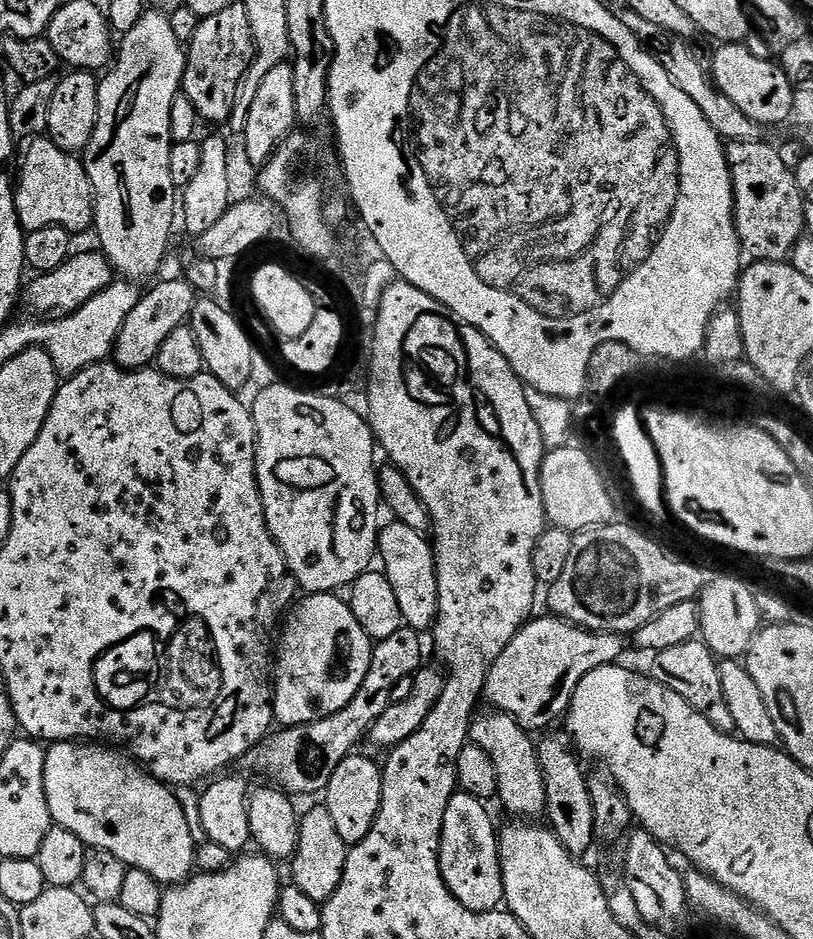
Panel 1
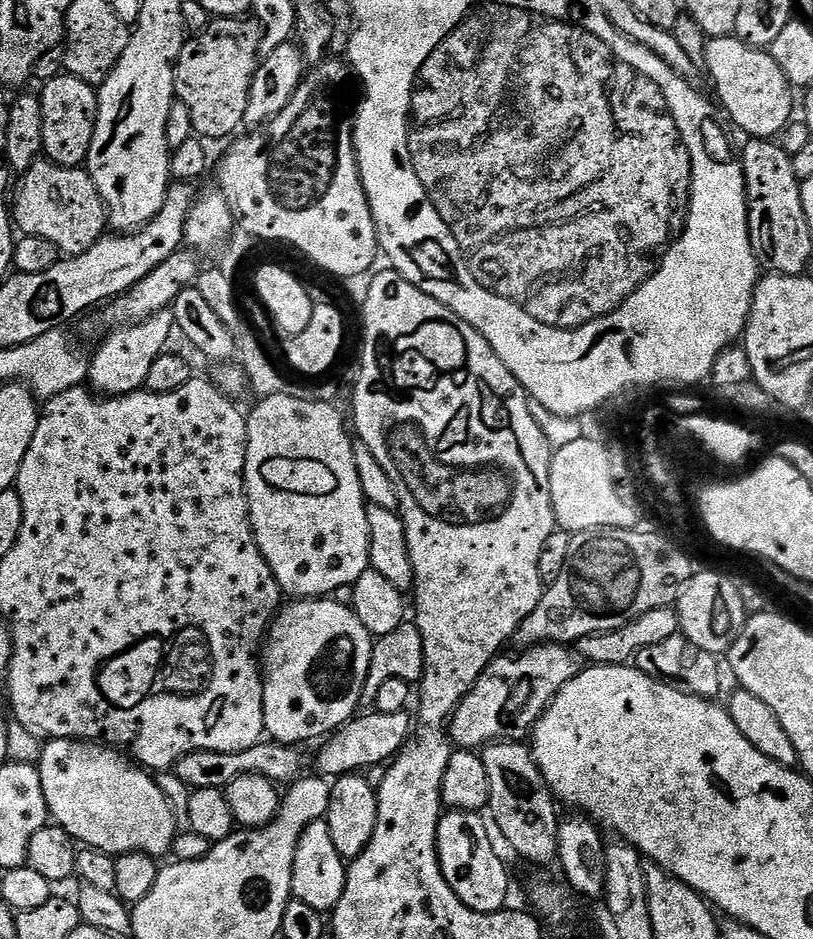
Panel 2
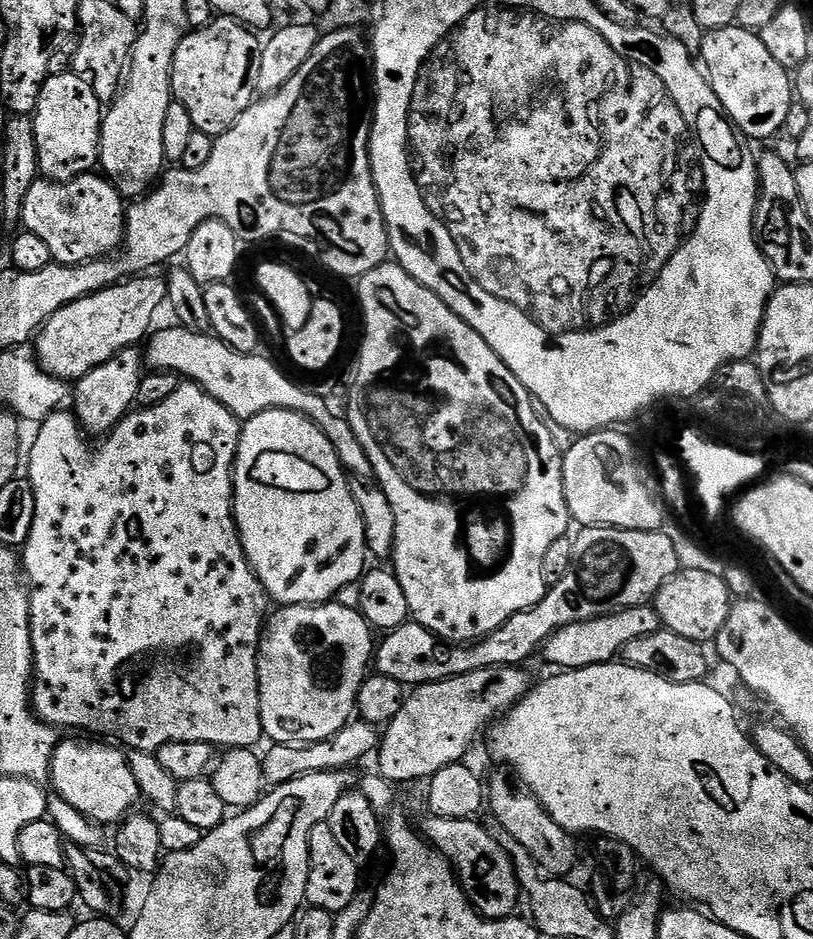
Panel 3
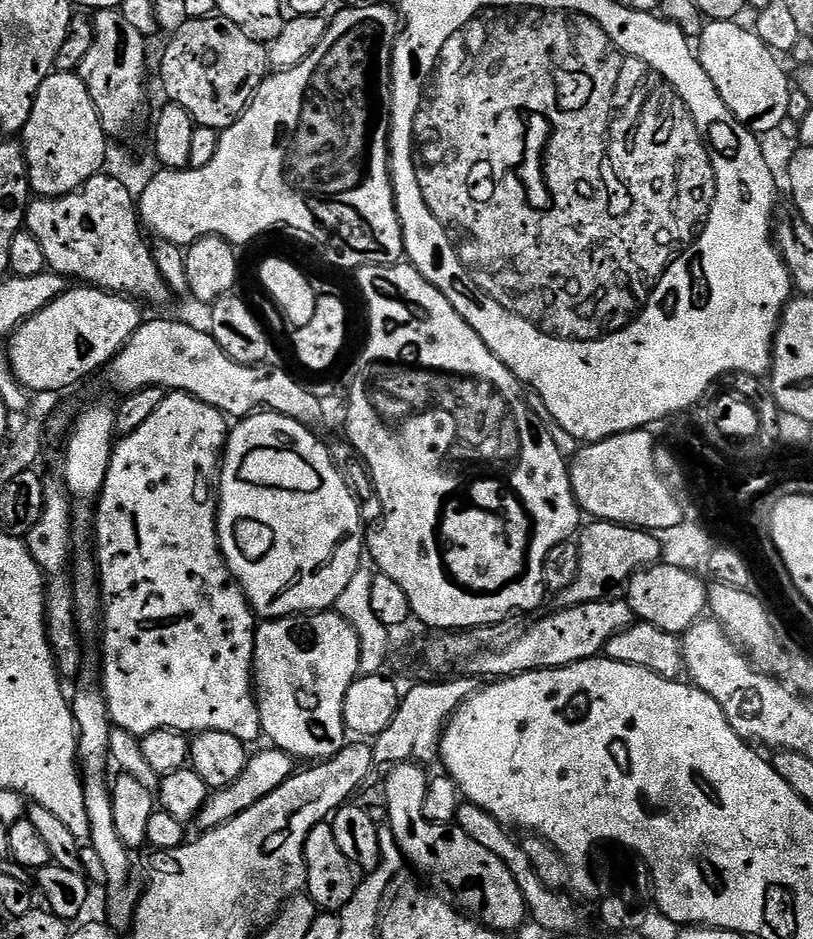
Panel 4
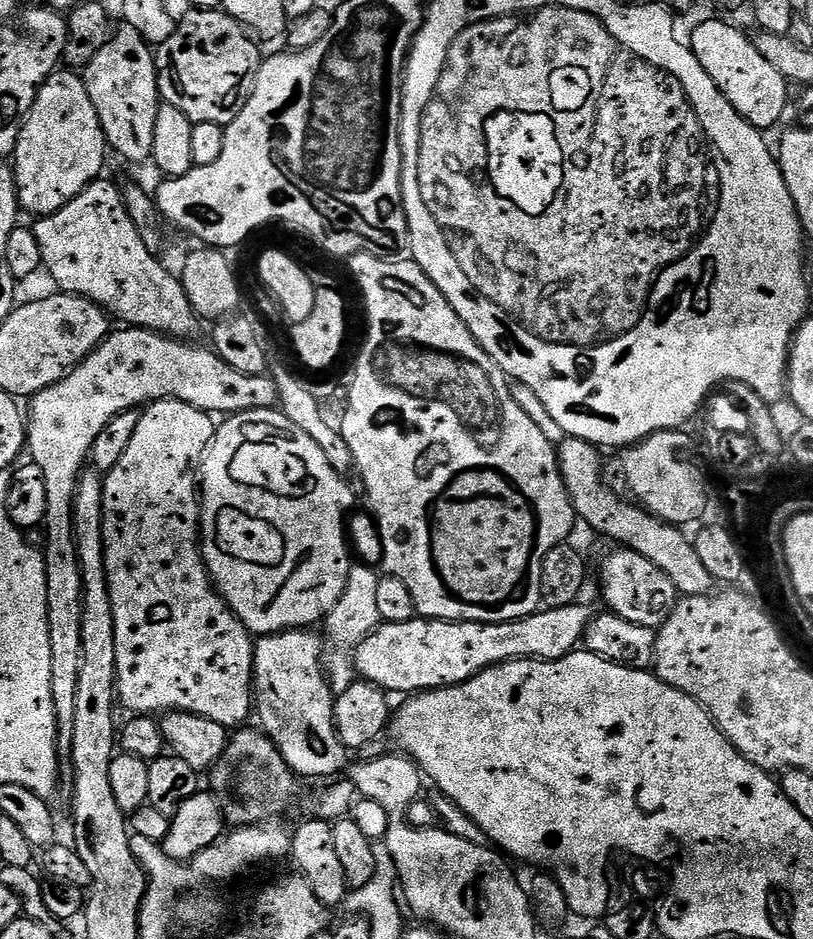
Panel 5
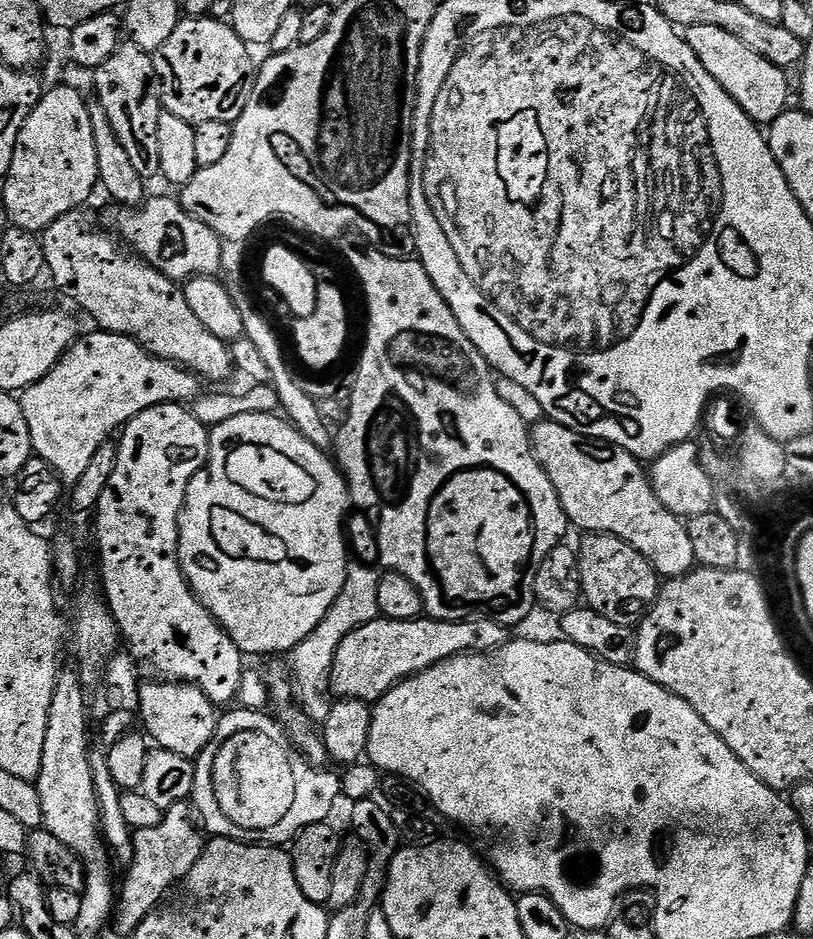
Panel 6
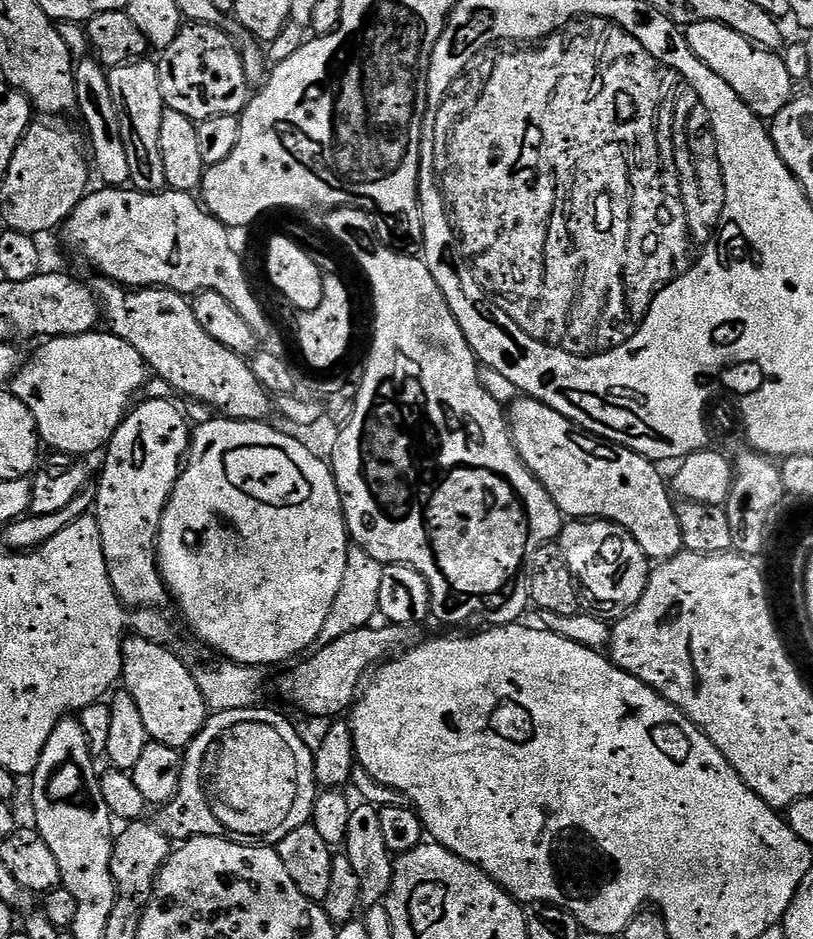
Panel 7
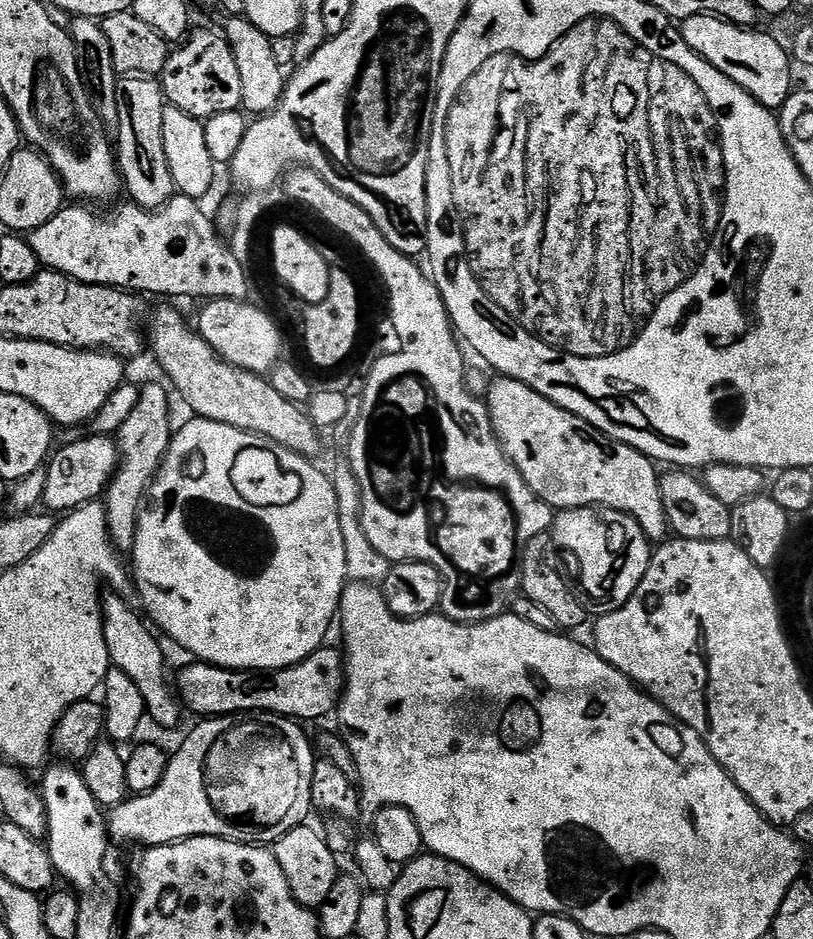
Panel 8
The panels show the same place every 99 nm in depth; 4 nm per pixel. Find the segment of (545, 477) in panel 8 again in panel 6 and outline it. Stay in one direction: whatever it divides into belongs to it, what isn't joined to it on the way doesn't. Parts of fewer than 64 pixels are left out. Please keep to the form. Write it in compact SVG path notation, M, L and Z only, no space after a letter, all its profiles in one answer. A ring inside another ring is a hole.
M545 418L531 429L531 433L532 452L538 458L542 470L546 470L558 494L558 502L562 502L562 510L573 529L581 528L584 534L611 534L622 538L622 542L634 546L634 550L638 550L638 554L650 562L650 566L661 578L685 576L697 567L687 523L662 506L658 494L654 494L651 475L637 457L631 456L622 446L594 440L591 436L584 436L581 432L562 426L557 420Z

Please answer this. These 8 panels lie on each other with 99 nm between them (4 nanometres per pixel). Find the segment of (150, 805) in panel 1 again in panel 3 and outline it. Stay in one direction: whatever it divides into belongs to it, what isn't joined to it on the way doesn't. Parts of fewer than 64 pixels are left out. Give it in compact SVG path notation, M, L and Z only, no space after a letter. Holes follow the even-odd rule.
M64 739L59 741L52 756L49 779L59 799L74 806L93 823L109 826L108 824L119 823L129 815L135 809L133 807L138 800L141 801L142 795L127 755L115 745L100 740L93 741Z

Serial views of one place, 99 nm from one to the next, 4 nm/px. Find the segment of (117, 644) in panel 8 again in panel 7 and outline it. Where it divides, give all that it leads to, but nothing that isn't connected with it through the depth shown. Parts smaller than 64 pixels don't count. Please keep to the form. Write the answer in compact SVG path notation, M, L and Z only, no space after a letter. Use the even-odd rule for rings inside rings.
M135 634L125 635L122 646L122 688L138 705L149 741L187 749L208 721L208 703L194 682L194 674L170 650Z

